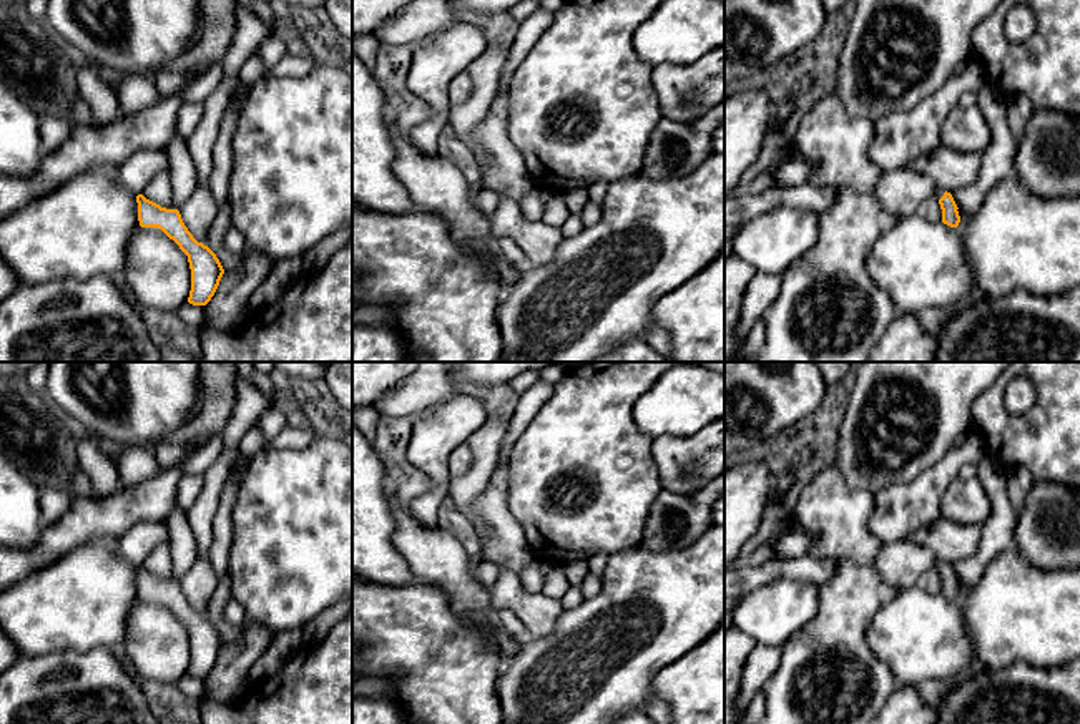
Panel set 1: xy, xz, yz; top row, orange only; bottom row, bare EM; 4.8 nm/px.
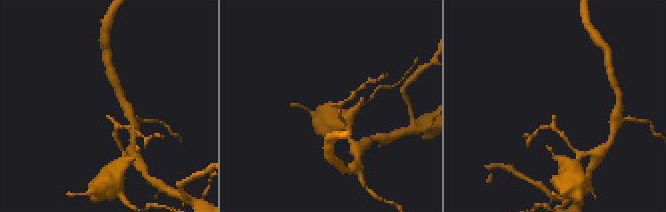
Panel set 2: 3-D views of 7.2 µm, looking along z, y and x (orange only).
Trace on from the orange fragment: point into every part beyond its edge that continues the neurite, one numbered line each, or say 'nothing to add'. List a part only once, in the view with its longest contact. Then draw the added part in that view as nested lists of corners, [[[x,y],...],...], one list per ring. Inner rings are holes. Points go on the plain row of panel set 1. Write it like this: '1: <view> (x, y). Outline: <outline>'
1: yz (899, 563). Outline: [[[906,540],[884,545],[874,560],[879,576],[897,593],[916,586],[924,571],[940,571],[944,565],[932,550]]]

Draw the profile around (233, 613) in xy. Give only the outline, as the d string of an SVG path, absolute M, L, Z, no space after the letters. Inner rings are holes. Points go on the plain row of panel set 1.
M233 596L226 603L223 616L231 624L243 624L246 621L243 604Z

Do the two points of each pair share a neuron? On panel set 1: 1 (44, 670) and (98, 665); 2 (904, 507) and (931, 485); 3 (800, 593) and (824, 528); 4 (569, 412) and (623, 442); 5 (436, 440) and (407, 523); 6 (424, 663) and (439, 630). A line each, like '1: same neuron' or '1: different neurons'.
1: same neuron
2: same neuron
3: different neurons
4: same neuron
5: different neurons
6: same neuron

